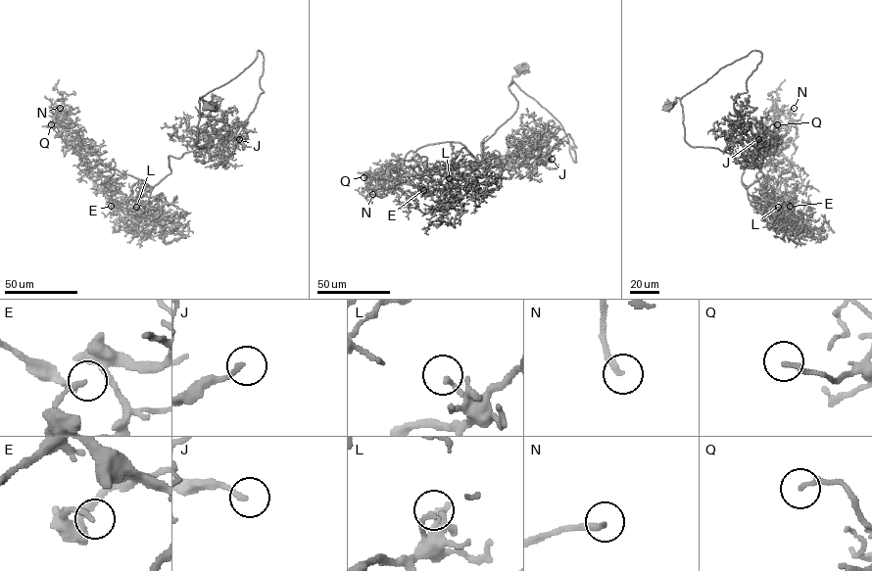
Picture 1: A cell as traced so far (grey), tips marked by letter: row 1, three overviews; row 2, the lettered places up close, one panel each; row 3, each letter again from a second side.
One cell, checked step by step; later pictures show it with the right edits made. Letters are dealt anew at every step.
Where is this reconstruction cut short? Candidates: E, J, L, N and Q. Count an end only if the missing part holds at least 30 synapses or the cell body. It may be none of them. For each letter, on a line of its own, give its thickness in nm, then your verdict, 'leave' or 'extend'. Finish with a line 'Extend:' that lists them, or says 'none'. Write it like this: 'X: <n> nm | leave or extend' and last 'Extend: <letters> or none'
E: 180 nm | leave
J: 170 nm | leave
L: 170 nm | leave
N: 240 nm | extend
Q: 190 nm | leave
Extend: N

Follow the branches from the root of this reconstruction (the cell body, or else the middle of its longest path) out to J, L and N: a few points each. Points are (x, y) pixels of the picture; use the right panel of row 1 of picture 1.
J: (668, 107), (721, 68), (757, 50), (761, 61), (734, 109), (761, 146), (762, 137), (758, 139)
L: (668, 107), (679, 99), (692, 146), (755, 165), (763, 174), (749, 199), (778, 207)
N: (668, 107), (679, 99), (691, 145), (760, 170), (745, 186), (750, 156), (777, 150), (776, 122), (794, 108)

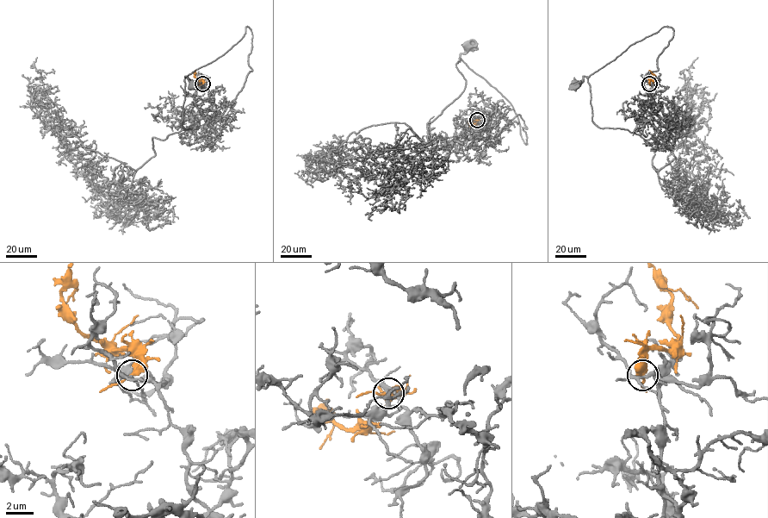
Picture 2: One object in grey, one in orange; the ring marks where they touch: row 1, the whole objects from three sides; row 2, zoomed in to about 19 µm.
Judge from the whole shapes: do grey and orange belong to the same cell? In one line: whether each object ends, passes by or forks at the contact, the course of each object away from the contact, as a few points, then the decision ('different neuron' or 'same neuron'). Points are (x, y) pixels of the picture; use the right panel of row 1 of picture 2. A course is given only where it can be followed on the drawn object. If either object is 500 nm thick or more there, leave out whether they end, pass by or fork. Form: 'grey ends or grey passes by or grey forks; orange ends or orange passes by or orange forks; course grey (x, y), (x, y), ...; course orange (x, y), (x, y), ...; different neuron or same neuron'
grey forks; orange passes by; course grey (649, 84), (653, 110), (665, 117), (644, 82), (658, 70), (670, 27), (574, 86); course orange (649, 84), (653, 79), (652, 73), (655, 76); different neuron

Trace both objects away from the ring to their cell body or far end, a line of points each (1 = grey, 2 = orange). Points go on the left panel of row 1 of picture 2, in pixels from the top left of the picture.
1: (201, 84), (215, 106), (213, 117), (220, 115), (251, 70), (248, 27), (222, 56), (185, 76), (192, 86)
2: (201, 84), (195, 73), (194, 76)

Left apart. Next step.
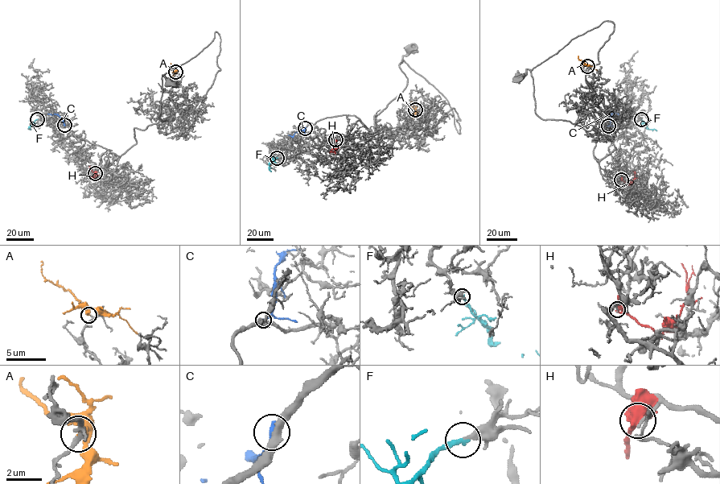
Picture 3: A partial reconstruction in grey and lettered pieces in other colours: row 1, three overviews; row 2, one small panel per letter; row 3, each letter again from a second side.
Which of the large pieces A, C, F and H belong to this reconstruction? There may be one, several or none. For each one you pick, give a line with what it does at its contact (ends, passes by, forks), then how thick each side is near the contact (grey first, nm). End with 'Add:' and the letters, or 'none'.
A: it passes by; calibres 140 and 240 nm
F: it ends; calibres 240 and 280 nm
Add: A, F

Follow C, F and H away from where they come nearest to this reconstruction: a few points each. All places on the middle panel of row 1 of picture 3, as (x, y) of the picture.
C: (305, 128), (292, 137), (288, 135)
F: (277, 158), (269, 163), (271, 171)
H: (335, 139), (335, 150), (331, 150)

